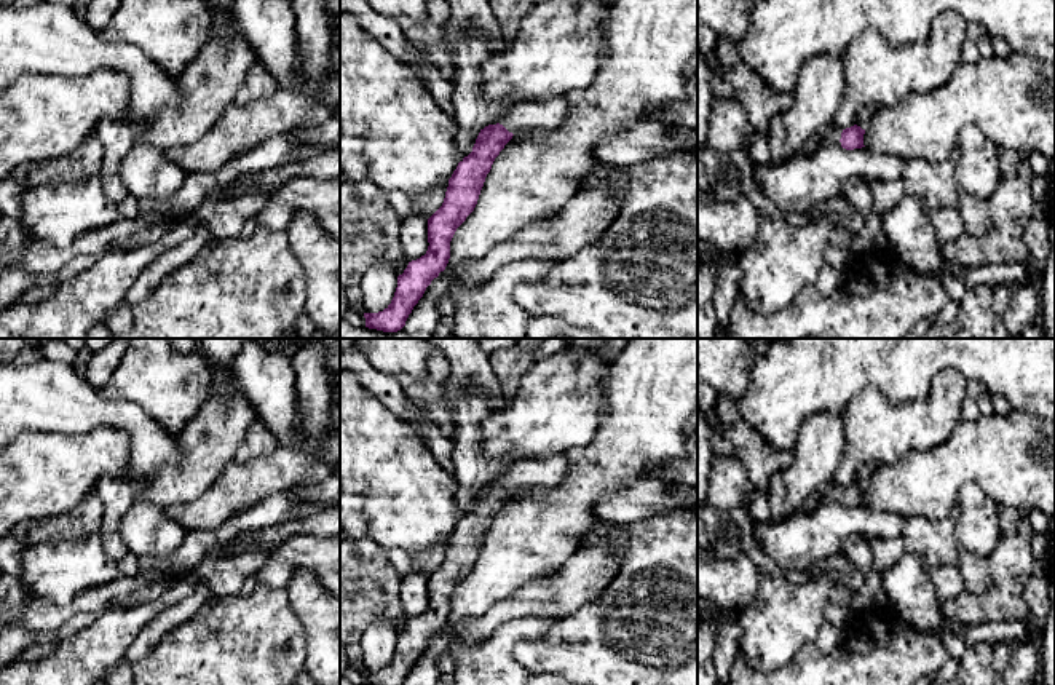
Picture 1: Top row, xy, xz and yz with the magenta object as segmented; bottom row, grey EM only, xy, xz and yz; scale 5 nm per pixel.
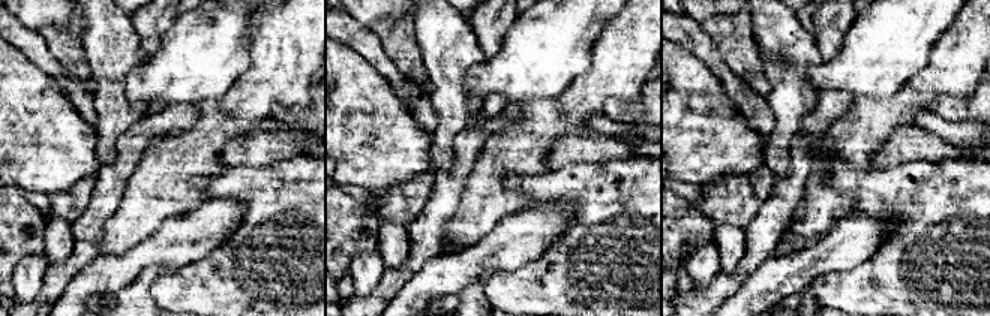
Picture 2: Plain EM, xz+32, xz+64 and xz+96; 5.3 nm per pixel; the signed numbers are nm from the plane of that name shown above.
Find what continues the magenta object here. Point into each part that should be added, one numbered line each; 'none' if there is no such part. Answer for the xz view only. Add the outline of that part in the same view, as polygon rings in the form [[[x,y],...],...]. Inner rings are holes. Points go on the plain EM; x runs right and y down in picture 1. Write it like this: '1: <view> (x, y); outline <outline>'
1: xz (543, 473); outline [[[560,453],[506,463],[498,481],[512,492],[522,490],[524,487],[544,492],[559,485],[567,471],[567,455]]]

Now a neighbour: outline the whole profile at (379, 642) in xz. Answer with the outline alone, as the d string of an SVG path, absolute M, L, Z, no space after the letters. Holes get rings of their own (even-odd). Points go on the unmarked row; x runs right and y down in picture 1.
M378 621L367 628L361 642L359 664L365 671L378 671L388 666L397 645L397 629L391 621Z

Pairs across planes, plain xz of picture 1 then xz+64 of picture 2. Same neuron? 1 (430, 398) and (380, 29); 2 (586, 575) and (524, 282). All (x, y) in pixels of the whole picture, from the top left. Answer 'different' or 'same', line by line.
1: same
2: different

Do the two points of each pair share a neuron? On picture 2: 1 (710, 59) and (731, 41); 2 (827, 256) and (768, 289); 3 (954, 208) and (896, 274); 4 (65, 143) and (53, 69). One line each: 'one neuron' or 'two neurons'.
1: two neurons
2: one neuron
3: one neuron
4: two neurons

